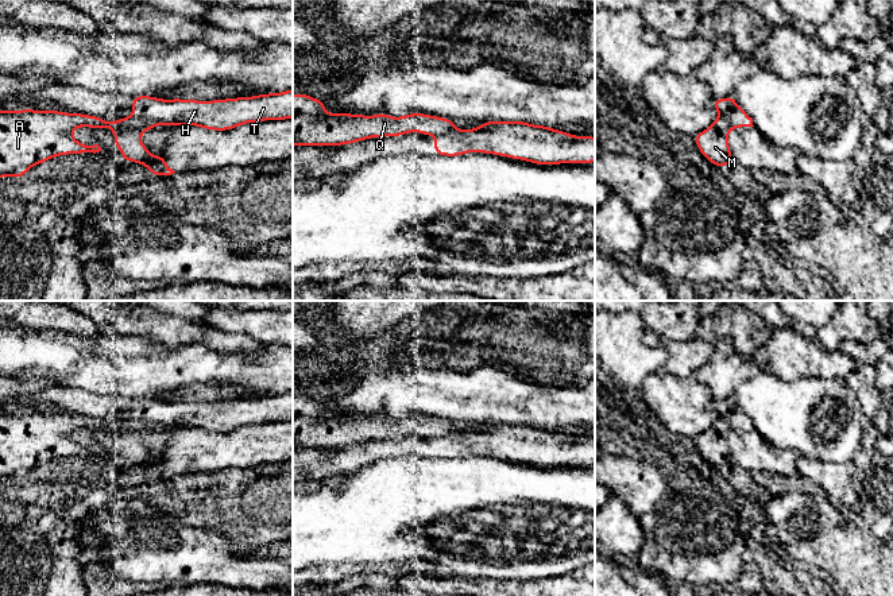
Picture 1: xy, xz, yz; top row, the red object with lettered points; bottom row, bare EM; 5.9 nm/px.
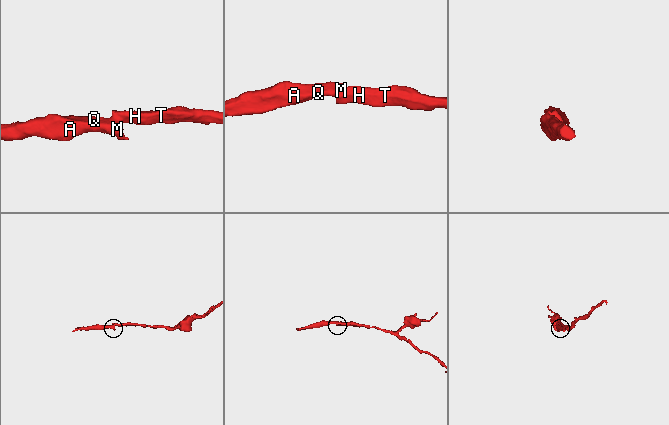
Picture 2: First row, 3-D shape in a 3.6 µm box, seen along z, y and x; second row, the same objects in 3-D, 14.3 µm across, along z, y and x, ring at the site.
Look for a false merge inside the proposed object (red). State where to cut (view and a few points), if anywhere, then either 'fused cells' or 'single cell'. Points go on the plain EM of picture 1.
cut in xy along (132, 418), (140, 420), (153, 429); fused cells

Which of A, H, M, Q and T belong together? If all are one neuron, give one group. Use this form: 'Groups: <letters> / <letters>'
Groups: A M Q / H T

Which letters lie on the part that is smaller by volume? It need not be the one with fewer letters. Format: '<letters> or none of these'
A, M, Q

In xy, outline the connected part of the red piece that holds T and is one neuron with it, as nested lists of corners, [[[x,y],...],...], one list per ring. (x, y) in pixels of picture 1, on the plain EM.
[[[293,391],[252,399],[212,403],[135,398],[132,419],[155,427],[196,427],[212,433],[229,433],[247,425],[293,421]]]

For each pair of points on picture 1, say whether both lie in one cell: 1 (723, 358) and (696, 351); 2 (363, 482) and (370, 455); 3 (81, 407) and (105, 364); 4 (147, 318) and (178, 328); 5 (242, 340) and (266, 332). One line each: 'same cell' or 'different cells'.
1: different cells
2: different cells
3: different cells
4: same cell
5: different cells

